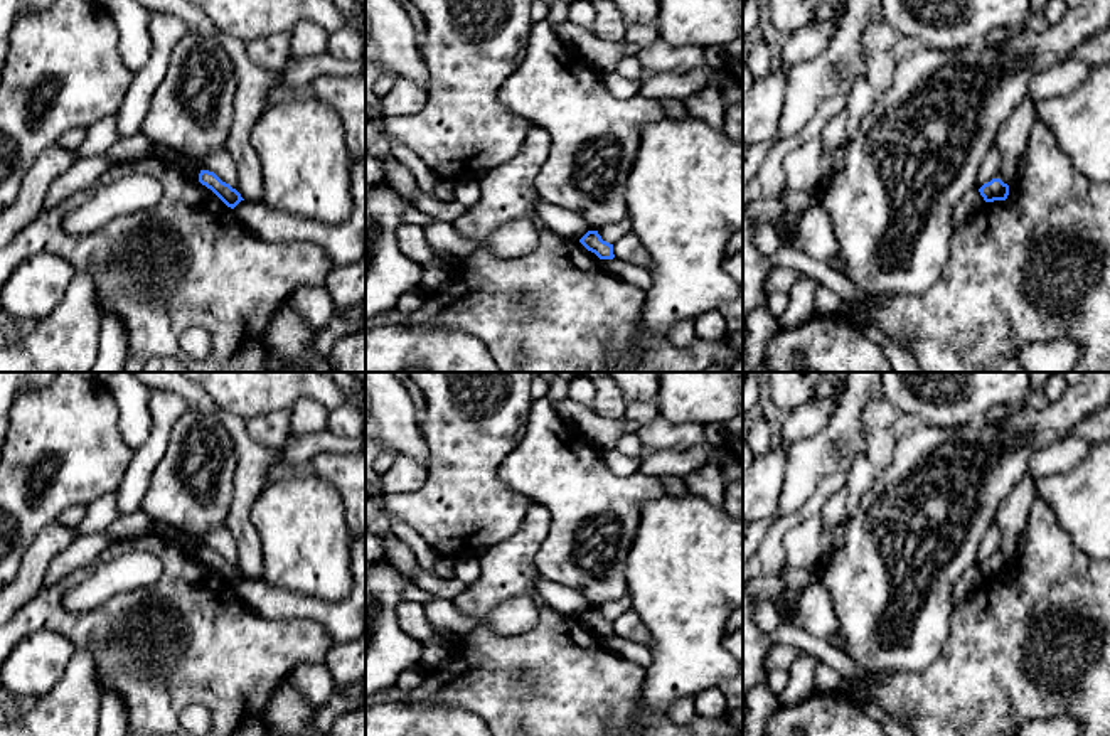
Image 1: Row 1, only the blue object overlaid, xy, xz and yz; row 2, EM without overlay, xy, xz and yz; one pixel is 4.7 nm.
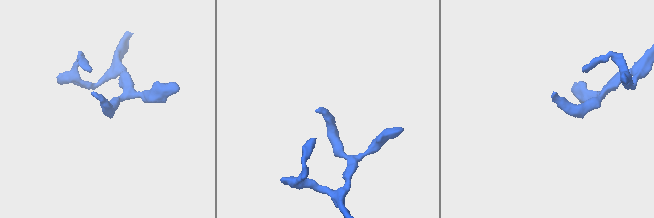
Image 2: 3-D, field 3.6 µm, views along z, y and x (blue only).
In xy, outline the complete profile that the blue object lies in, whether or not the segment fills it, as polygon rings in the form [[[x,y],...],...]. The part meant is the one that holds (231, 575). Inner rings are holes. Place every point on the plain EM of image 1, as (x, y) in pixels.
[[[200,547],[199,559],[211,566],[231,586],[244,578],[236,566],[222,559],[214,549]]]

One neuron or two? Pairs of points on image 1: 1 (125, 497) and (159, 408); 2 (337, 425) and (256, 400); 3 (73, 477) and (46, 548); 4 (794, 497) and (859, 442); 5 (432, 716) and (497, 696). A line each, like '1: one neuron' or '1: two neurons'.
1: one neuron
2: two neurons
3: two neurons
4: one neuron
5: two neurons

